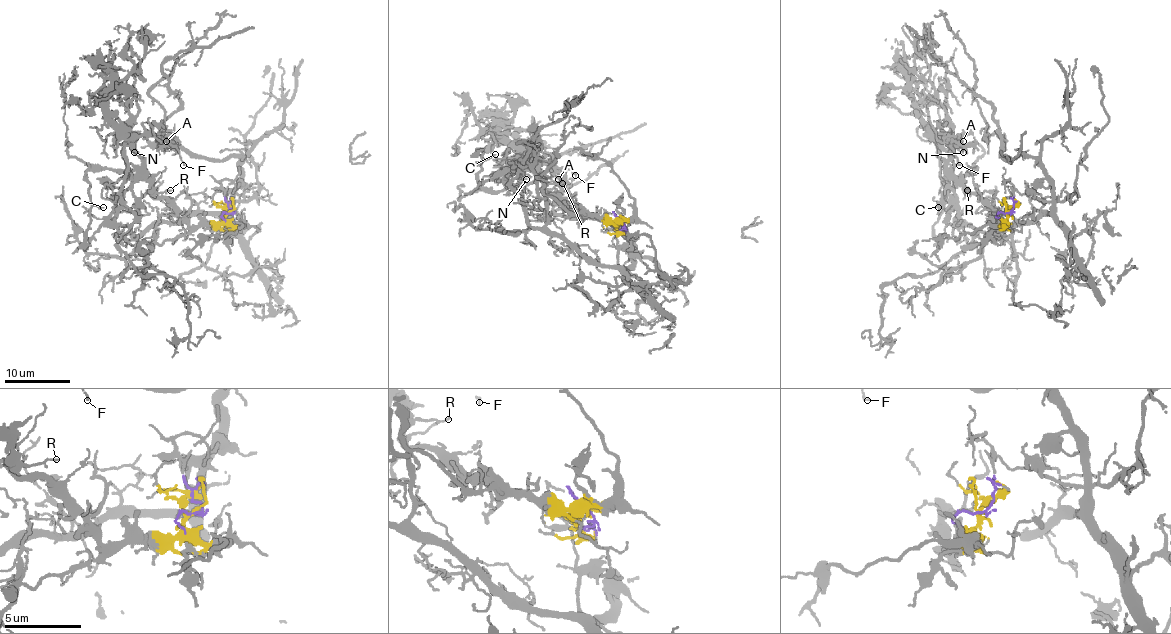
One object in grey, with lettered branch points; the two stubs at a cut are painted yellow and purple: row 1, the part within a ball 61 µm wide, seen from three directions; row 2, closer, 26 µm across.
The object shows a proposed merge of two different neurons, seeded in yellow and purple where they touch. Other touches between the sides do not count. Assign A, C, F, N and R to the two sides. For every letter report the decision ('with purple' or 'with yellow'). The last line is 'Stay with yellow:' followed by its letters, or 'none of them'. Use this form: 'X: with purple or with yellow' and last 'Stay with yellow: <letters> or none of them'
A: with yellow
C: with yellow
F: with yellow
N: with yellow
R: with yellow
Stay with yellow: A, C, F, N, R

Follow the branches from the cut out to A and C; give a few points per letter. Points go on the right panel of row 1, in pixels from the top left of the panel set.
A: (1006, 212), (1006, 220), (996, 226), (991, 210), (952, 171), (952, 150), (942, 135), (957, 135), (963, 141)
C: (1006, 212), (1006, 220), (996, 226), (991, 210), (963, 186), (962, 177), (975, 168), (952, 186), (939, 207)

